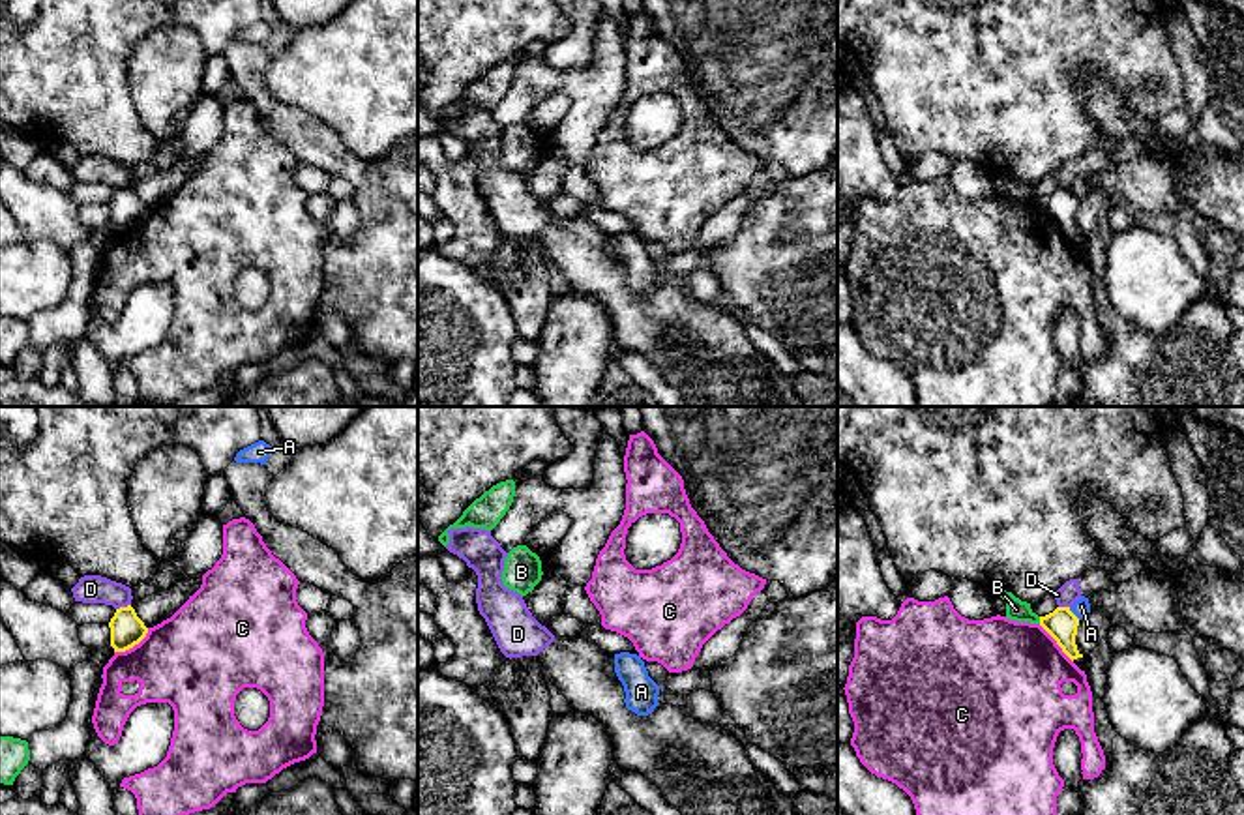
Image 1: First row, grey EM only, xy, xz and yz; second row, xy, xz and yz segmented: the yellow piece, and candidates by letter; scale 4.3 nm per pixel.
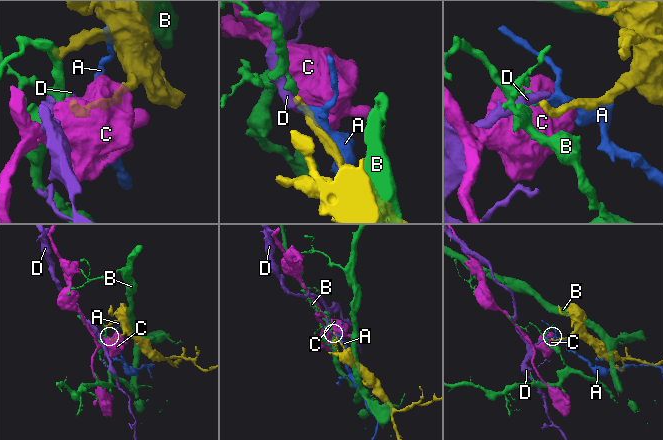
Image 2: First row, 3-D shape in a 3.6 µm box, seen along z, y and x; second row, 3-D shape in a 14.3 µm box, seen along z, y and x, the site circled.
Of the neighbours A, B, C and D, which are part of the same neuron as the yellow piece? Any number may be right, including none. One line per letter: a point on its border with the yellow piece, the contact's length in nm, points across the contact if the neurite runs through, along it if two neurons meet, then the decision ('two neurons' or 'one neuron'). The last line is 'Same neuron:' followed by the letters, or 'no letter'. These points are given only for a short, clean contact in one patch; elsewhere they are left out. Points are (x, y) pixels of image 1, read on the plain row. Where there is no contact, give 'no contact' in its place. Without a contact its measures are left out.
A: meets yellow in yz at (1072, 193); contact 80 nm long; two neurons
B: meets yellow in yz at (1040, 201); contact 30 nm long; two neurons
C: meets yellow in xy at (133, 225); contact 190 nm long; two neurons
D: meets yellow in xy at (122, 188); contact 70 nm long; border along xy (130, 184), (117, 190); two neurons
Same neuron: no letter

